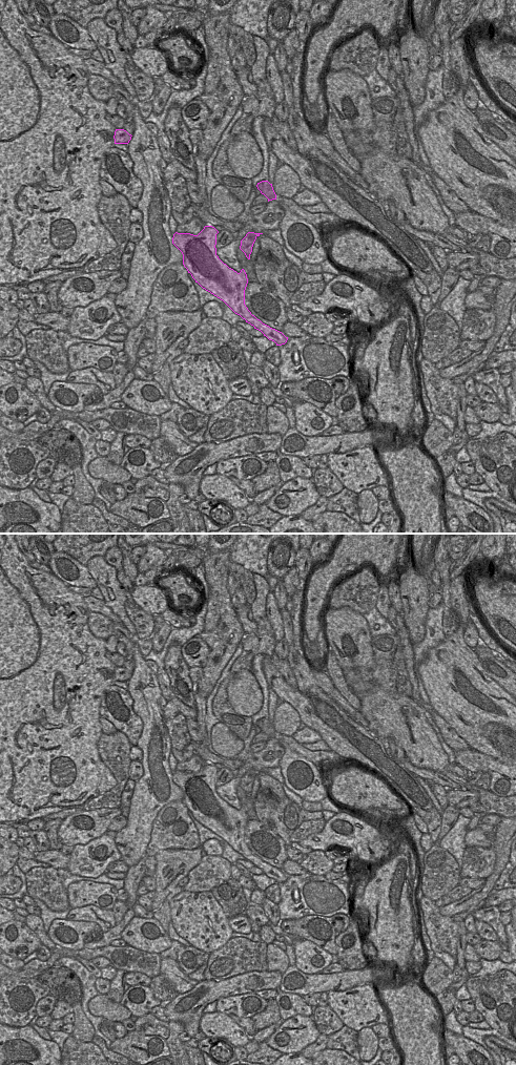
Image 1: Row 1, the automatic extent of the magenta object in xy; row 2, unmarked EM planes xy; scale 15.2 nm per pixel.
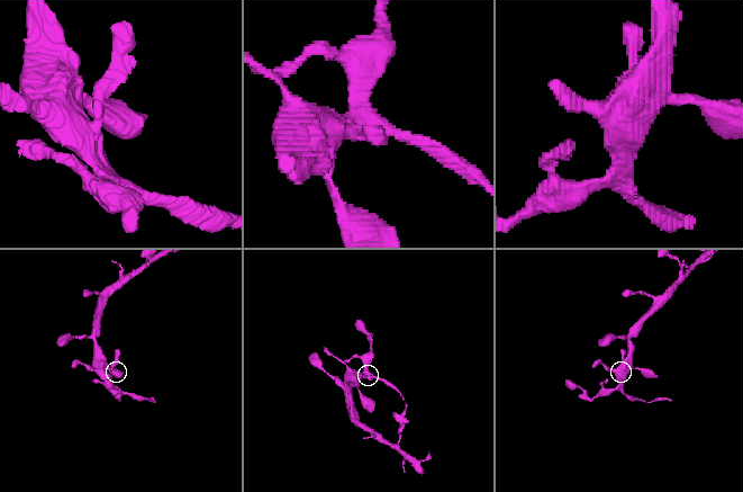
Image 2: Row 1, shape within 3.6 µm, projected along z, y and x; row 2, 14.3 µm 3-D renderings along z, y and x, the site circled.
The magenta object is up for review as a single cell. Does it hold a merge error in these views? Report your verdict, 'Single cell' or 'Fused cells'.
Fused cells.

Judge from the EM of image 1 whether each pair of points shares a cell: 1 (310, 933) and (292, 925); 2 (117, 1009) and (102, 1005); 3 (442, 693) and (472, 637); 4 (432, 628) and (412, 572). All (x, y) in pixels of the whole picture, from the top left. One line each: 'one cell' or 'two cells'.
1: one cell
2: one cell
3: two cells
4: two cells

